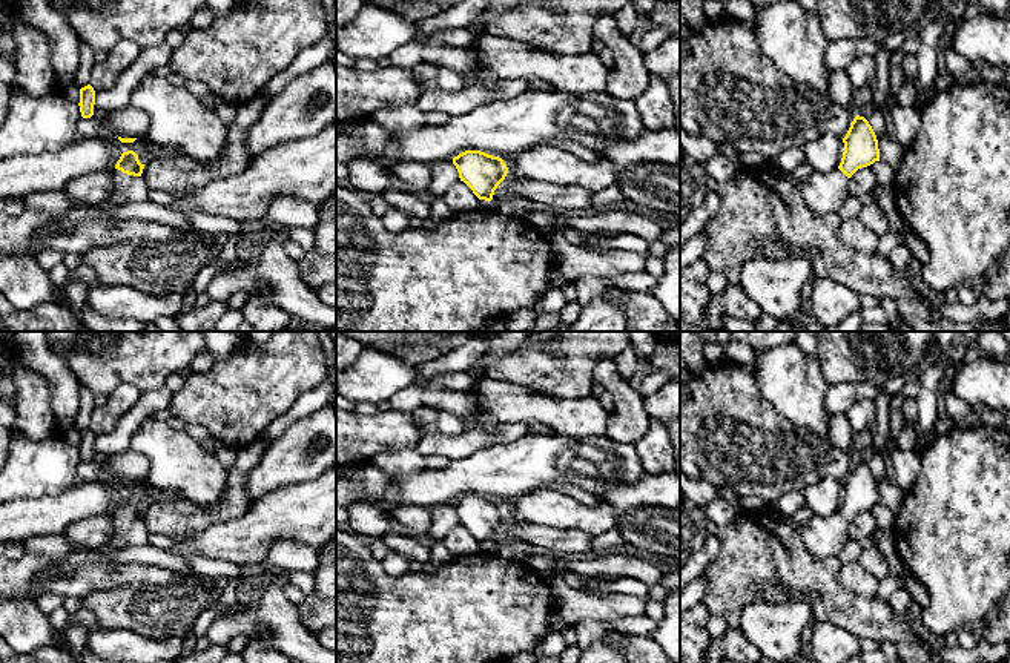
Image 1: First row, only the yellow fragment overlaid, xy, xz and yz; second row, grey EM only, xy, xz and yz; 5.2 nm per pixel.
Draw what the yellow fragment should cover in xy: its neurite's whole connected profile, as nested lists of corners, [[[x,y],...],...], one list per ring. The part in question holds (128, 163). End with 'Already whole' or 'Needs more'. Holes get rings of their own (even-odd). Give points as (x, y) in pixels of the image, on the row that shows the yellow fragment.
[[[134,150],[123,152],[114,173],[114,193],[100,204],[78,206],[61,213],[58,227],[63,232],[75,229],[92,218],[112,216],[112,209],[126,203],[141,203],[147,200],[149,187],[141,176],[144,164],[140,163]]]. Needs more

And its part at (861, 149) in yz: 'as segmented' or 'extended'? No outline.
extended

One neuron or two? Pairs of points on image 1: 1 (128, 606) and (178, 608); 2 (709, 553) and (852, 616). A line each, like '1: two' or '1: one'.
1: one
2: two

